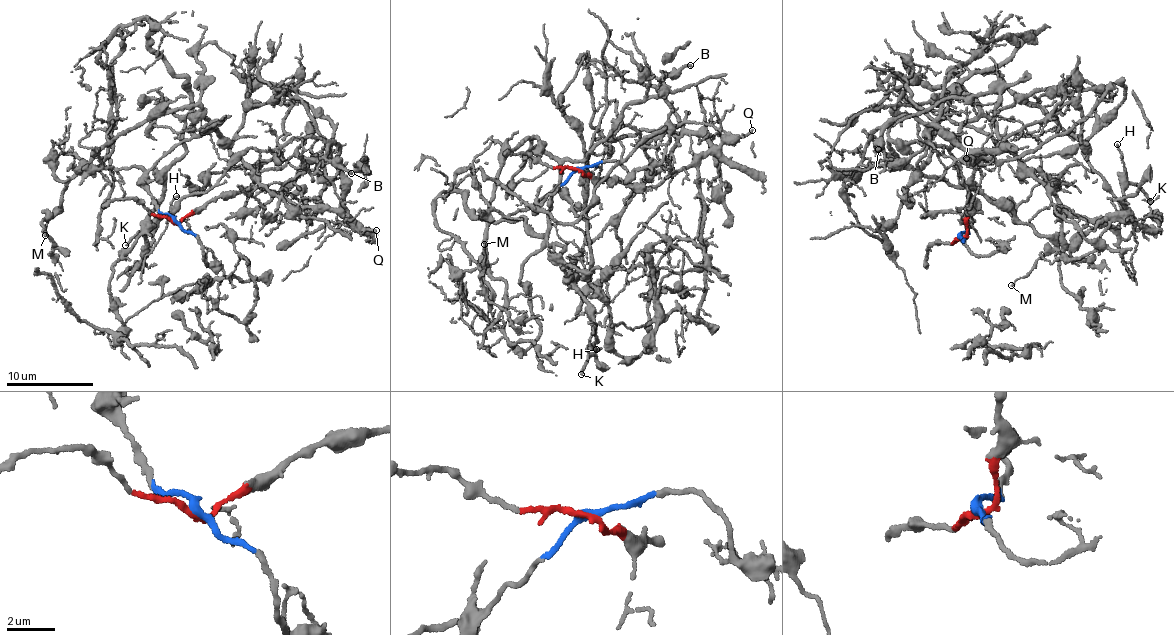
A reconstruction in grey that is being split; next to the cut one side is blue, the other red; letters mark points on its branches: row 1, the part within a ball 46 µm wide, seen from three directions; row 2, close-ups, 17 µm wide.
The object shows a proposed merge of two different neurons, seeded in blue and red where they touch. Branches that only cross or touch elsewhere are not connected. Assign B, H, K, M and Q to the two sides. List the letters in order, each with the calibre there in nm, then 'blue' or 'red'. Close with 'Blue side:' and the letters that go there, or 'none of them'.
B: 240 nm | red
H: 130 nm | blue
K: 200 nm | blue
M: 100 nm | blue
Q: 190 nm | red
Blue side: H, K, M

